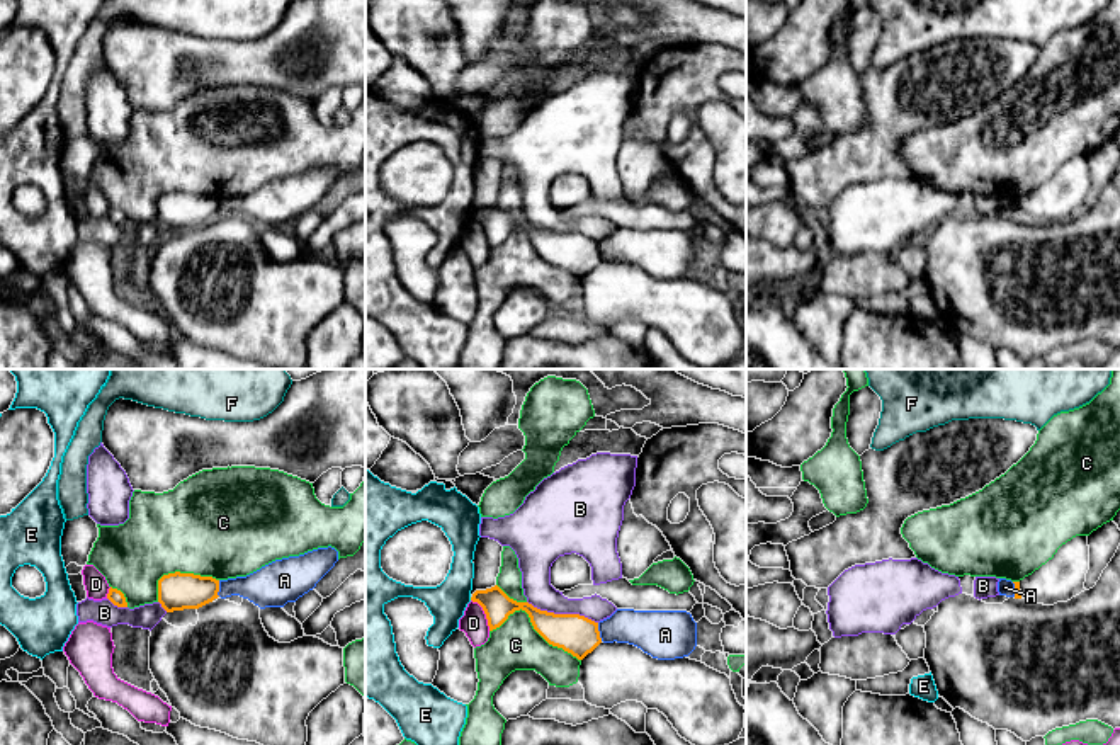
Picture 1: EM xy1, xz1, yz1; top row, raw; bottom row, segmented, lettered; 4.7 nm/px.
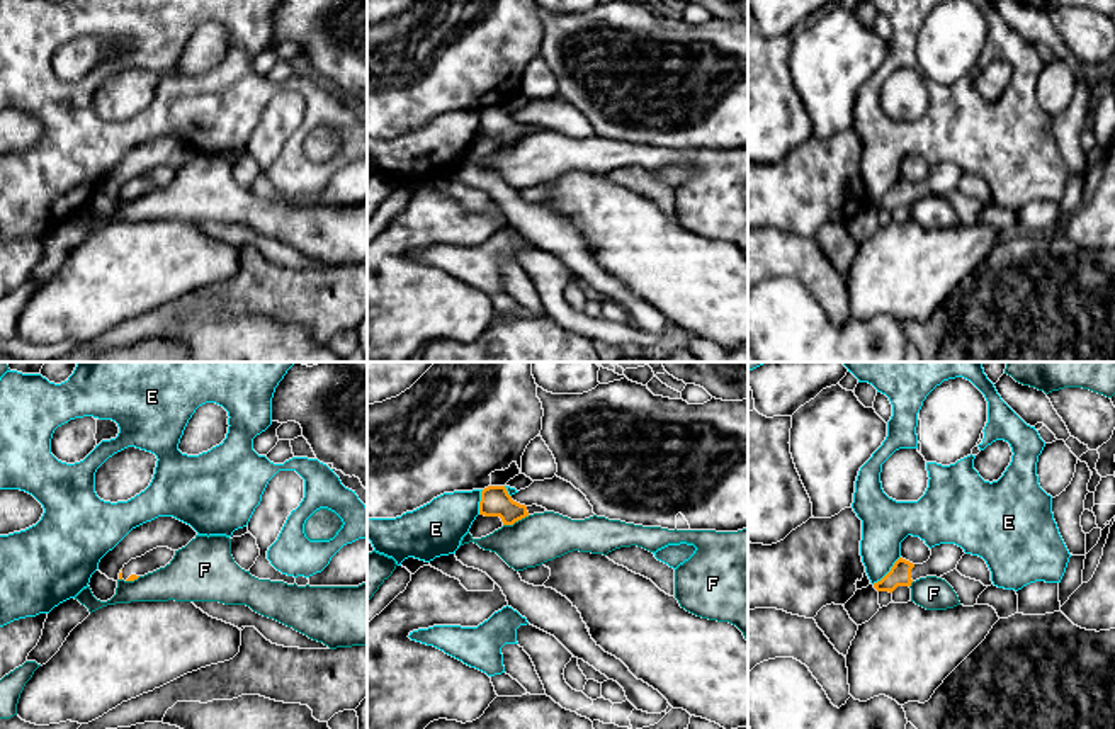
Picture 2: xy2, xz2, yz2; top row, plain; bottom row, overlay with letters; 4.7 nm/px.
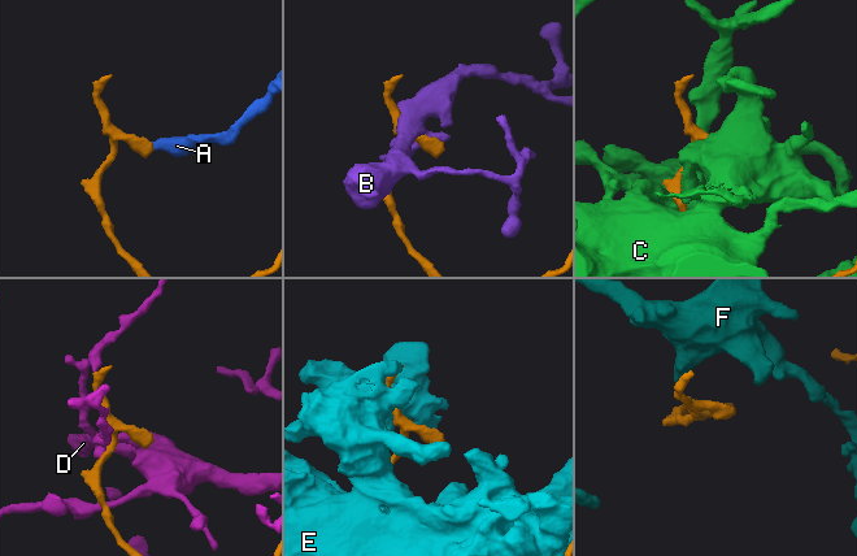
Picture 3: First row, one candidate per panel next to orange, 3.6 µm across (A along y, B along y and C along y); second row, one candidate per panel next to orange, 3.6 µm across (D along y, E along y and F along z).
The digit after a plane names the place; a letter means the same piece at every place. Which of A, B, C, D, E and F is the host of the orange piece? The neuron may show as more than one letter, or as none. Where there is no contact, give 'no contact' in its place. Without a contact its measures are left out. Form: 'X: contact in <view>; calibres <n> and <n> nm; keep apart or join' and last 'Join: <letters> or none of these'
A: contact in xz1; calibres 190 and 200 nm; keep apart
B: contact in xz1; calibres 190 and 140 nm; keep apart
C: contact in xz1; calibres 190 and 240 nm; keep apart
D: contact in xz1; calibres 140 and 120 nm; keep apart
E: contact in yz2; calibres 110 and 220 nm; keep apart
F: contact in xz2; calibres 140 and 240 nm; keep apart
Join: none of these

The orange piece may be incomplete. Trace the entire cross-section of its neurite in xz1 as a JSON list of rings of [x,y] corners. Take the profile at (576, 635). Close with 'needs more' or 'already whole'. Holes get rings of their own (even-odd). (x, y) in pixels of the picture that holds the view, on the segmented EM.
[[[498,585],[476,590],[471,597],[478,602],[488,619],[489,631],[500,628],[515,611],[525,611],[534,629],[552,646],[563,648],[583,660],[600,643],[598,623],[580,614],[554,614],[540,611],[529,602],[510,599]]] | already whole

